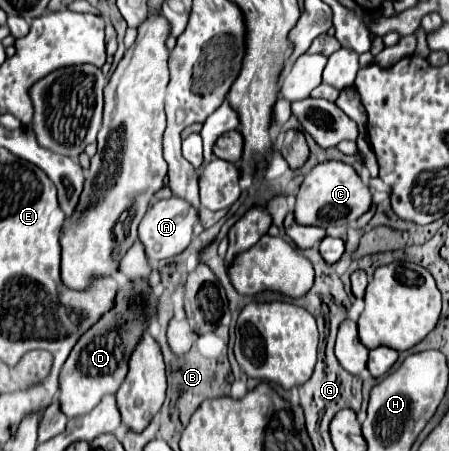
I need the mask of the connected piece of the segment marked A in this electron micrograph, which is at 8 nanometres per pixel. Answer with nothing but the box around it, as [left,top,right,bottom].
[139,197,197,263]

